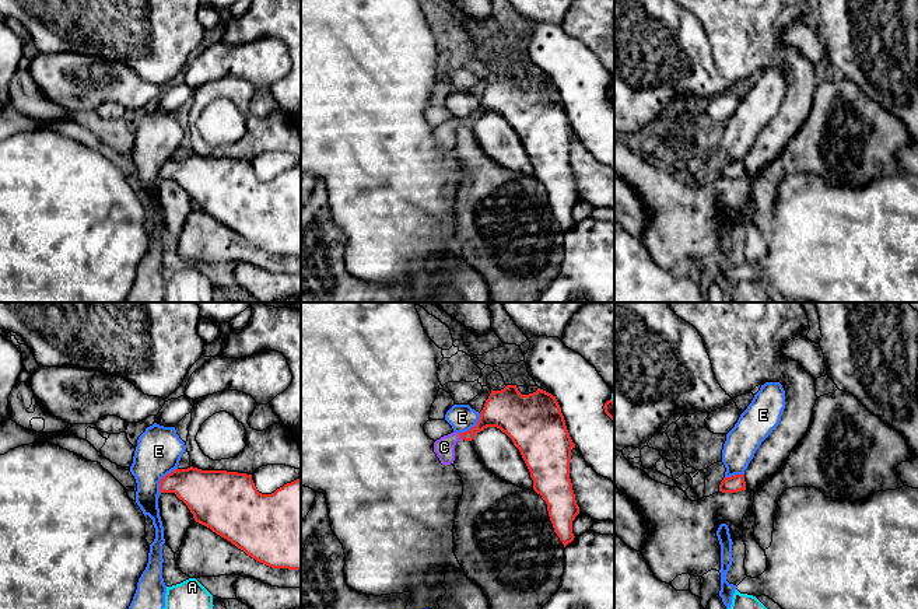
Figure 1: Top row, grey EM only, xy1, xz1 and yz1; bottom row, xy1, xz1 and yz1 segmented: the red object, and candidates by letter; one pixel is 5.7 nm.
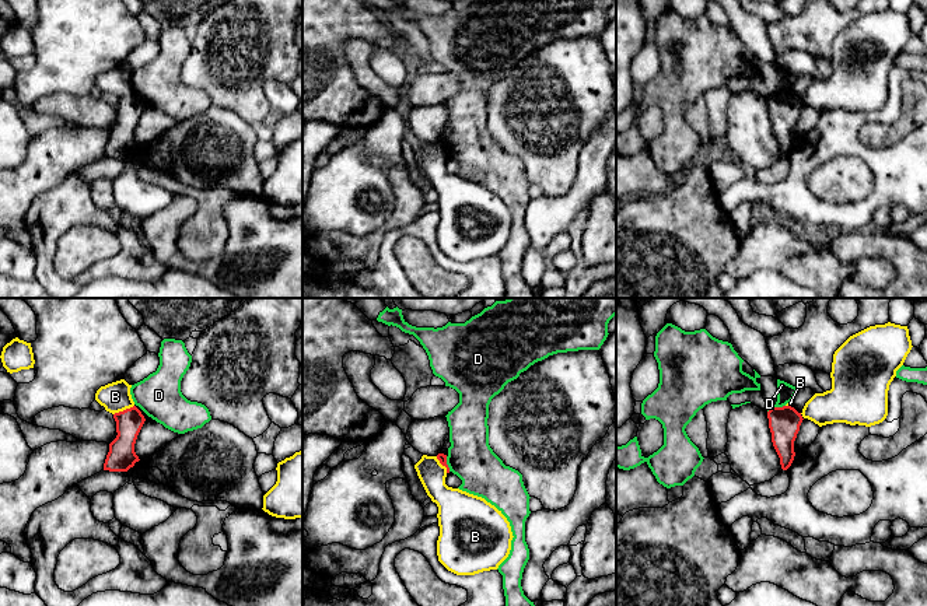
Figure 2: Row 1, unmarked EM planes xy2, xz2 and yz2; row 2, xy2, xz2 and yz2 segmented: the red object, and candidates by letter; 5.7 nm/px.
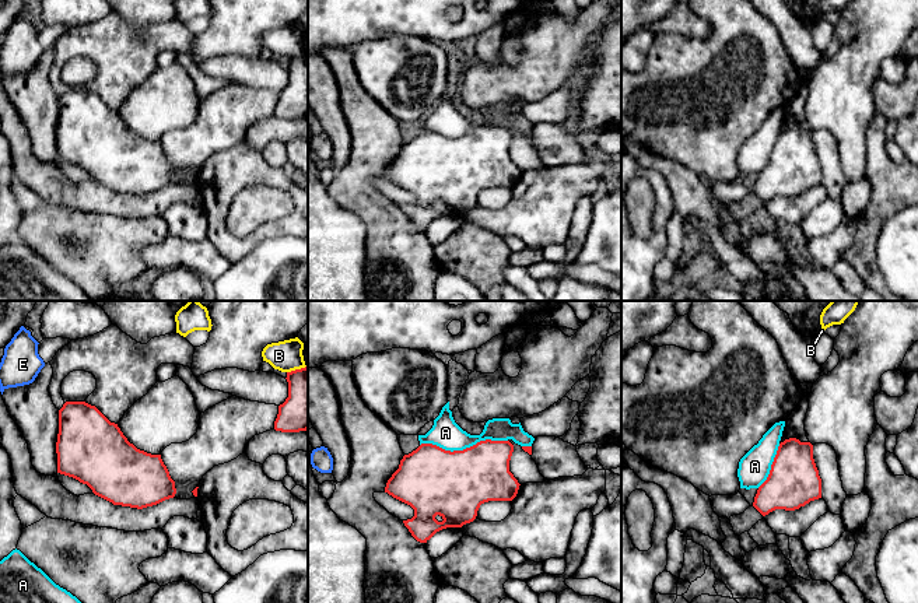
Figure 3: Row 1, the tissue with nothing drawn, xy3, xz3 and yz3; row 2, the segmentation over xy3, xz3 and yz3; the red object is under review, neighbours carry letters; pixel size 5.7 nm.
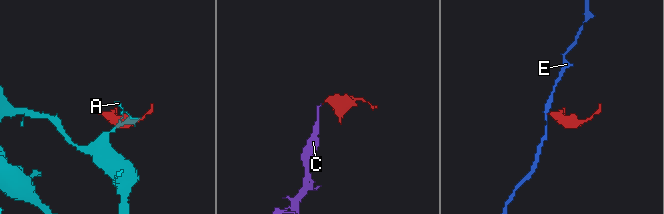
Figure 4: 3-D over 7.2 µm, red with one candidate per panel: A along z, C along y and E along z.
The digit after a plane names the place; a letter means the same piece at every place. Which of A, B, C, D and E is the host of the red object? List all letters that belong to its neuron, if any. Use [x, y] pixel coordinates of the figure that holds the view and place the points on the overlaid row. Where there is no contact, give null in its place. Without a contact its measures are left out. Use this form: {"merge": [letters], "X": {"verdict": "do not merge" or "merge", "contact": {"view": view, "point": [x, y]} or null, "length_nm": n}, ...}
{"merge": ["C"], "A": {"verdict": "do not merge", "contact": {"view": "xz3", "point": [463, 449]}, "length_nm": 500}, "B": {"verdict": "do not merge", "contact": {"view": "xy2", "point": [123, 410]}, "length_nm": 130}, "C": {"verdict": "merge", "contact": {"view": "xz1", "point": [459, 434]}, "length_nm": 50}, "D": {"verdict": "do not merge", "contact": {"view": "yz2", "point": [779, 407]}, "length_nm": 70}, "E": {"verdict": "do not merge", "contact": {"view": "xy1", "point": [163, 478]}, "length_nm": 170}}

